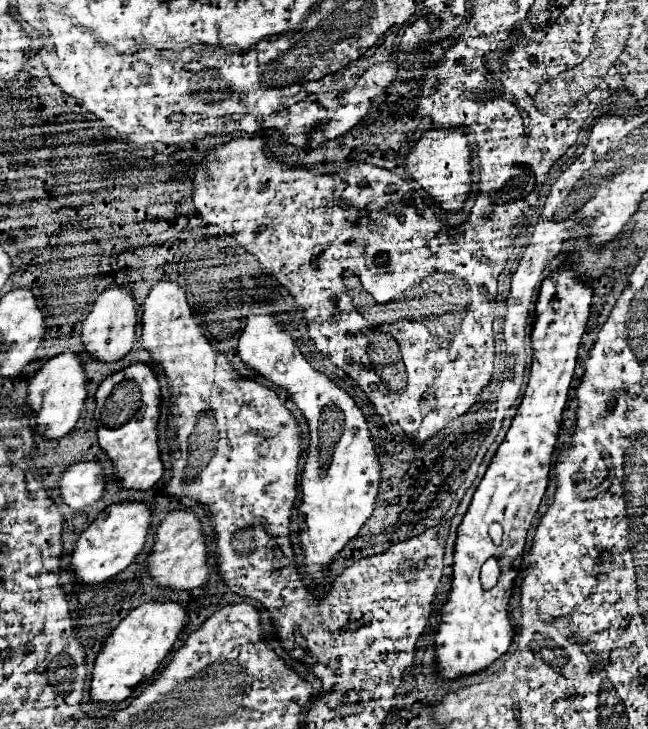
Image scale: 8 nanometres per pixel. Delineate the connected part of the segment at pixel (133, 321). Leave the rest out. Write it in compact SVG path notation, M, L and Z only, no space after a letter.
M111 284L107 286L95 300L93 310L87 314L87 320L83 322L81 342L83 348L97 360L113 362L123 358L137 340L137 310L135 310L135 298L125 286Z

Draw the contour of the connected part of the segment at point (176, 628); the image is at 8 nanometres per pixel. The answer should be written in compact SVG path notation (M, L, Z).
M153 600L131 610L107 638L95 660L91 678L91 700L115 704L129 698L133 694L133 686L149 680L161 666L187 622L187 610L179 602L171 600Z

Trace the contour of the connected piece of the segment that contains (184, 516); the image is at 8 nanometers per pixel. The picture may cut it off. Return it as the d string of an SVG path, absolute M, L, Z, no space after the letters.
M191 508L173 510L165 516L155 532L153 552L149 556L149 572L161 586L173 586L177 590L191 590L201 586L209 574L209 546L201 528L199 516Z

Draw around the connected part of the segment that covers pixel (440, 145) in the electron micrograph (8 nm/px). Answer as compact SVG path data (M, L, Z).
M429 130L425 136L421 136L417 140L415 148L409 152L409 158L405 160L405 170L411 178L415 178L419 182L419 186L423 186L429 192L429 196L443 210L459 210L465 202L469 184L471 184L469 158L471 158L471 148L469 148L467 138L463 136L463 132Z

